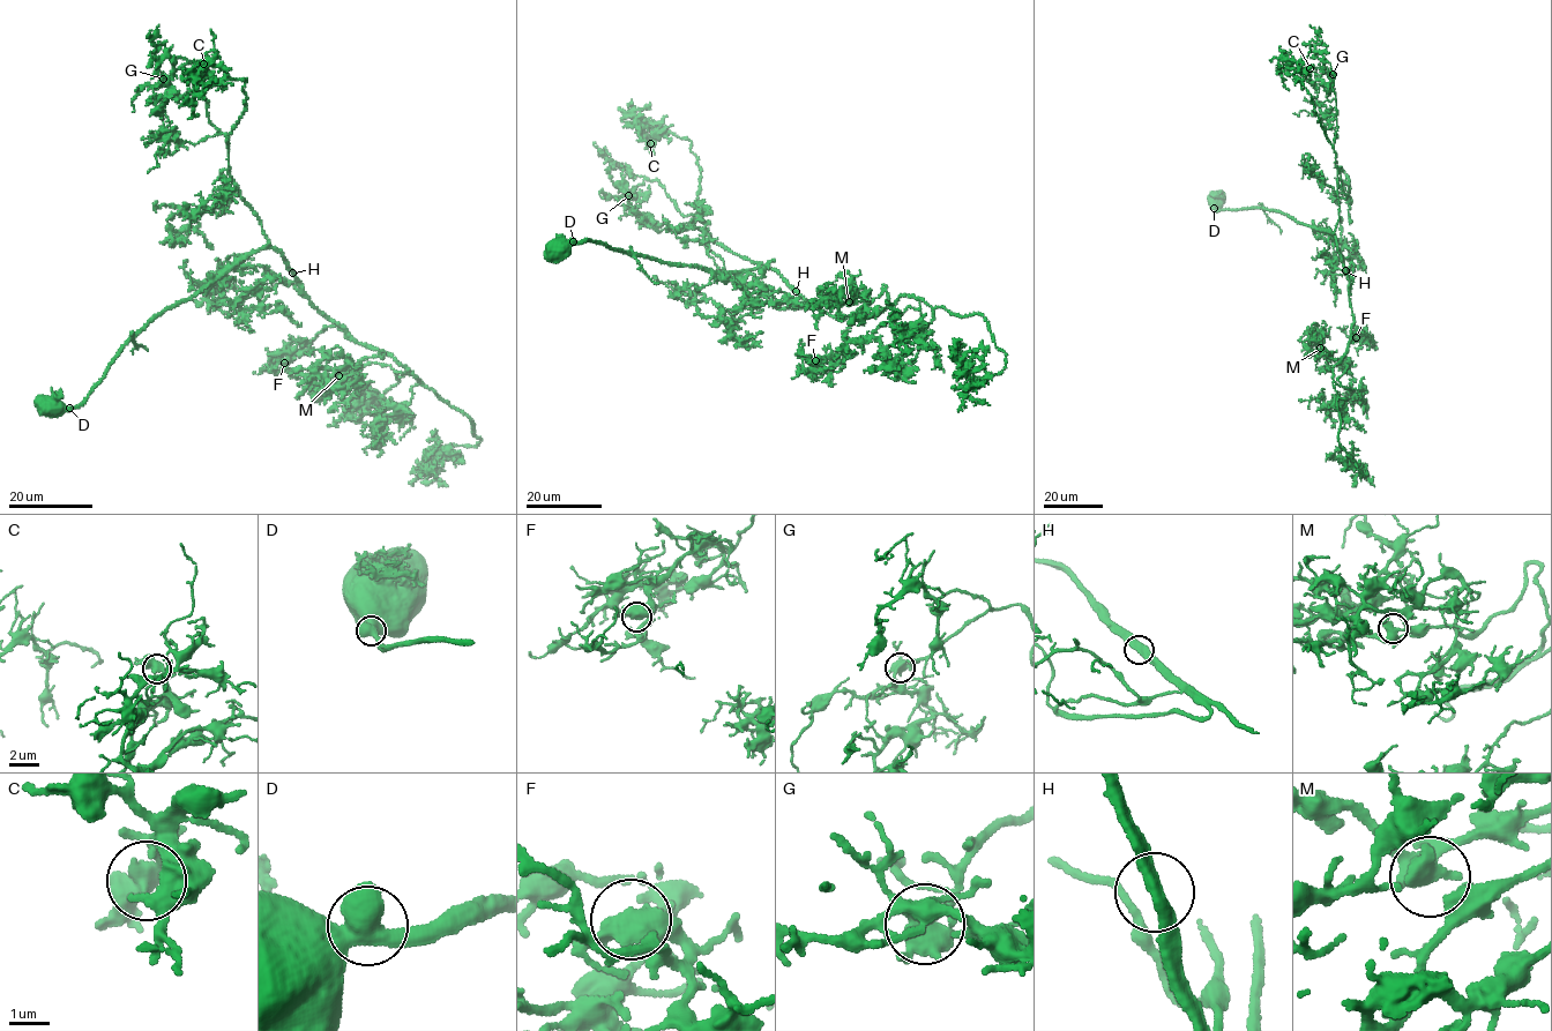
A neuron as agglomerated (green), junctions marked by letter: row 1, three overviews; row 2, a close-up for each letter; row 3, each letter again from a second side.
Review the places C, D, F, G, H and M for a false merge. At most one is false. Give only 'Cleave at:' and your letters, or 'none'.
Cleave at: none

